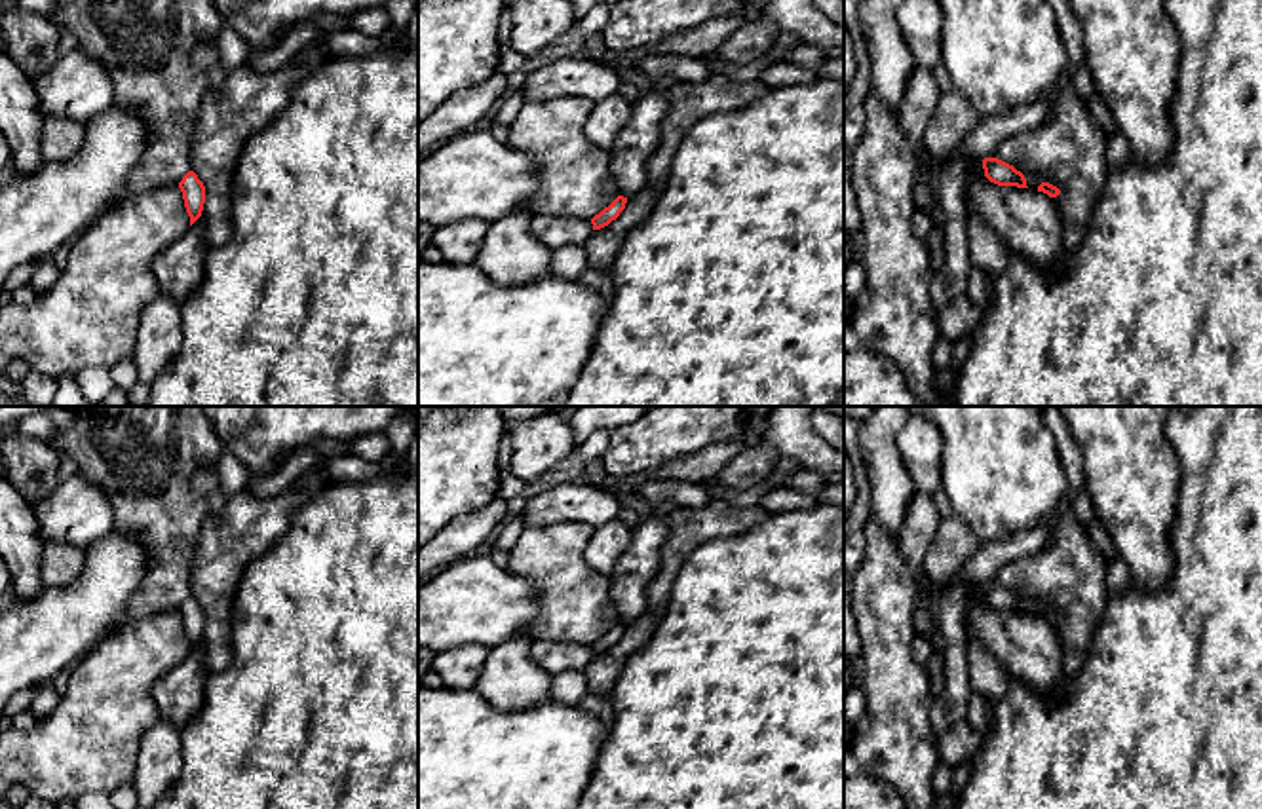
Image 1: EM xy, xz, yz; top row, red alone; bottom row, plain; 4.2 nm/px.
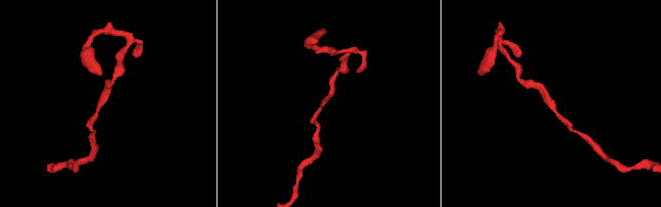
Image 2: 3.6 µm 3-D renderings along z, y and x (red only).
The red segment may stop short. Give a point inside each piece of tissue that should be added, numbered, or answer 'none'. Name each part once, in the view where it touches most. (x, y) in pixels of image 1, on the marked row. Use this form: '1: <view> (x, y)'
none

